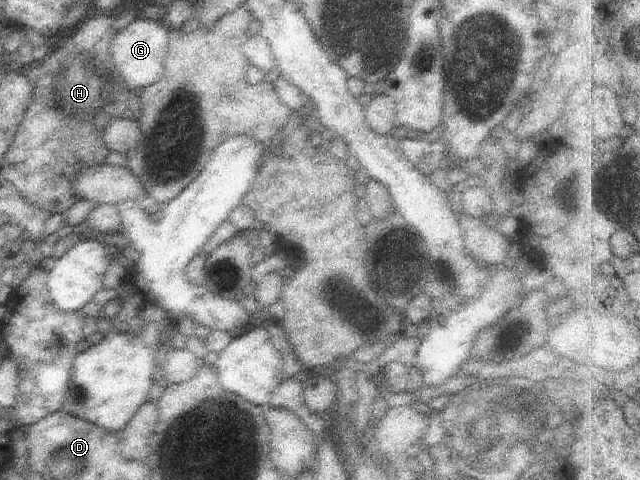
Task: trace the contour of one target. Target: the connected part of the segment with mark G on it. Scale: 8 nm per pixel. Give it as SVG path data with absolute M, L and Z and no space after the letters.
M153 16L144 20L135 17L125 28L116 32L110 47L111 63L125 87L145 89L163 77L168 52L168 32L169 28L163 18Z

